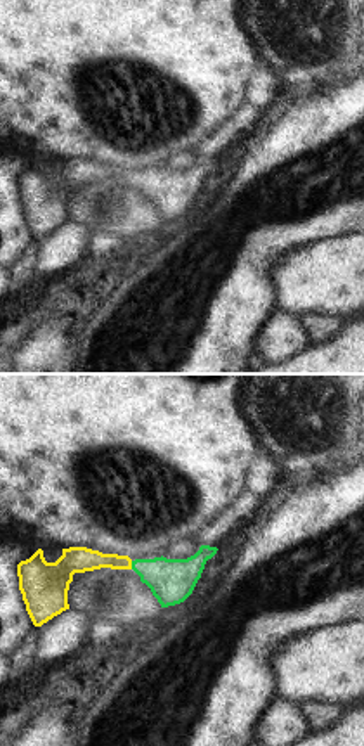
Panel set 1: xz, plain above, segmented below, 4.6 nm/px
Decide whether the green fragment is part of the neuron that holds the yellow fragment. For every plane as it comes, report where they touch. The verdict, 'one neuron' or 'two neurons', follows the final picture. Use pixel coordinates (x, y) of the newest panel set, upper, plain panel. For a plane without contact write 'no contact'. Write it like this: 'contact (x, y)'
contact (130, 177)

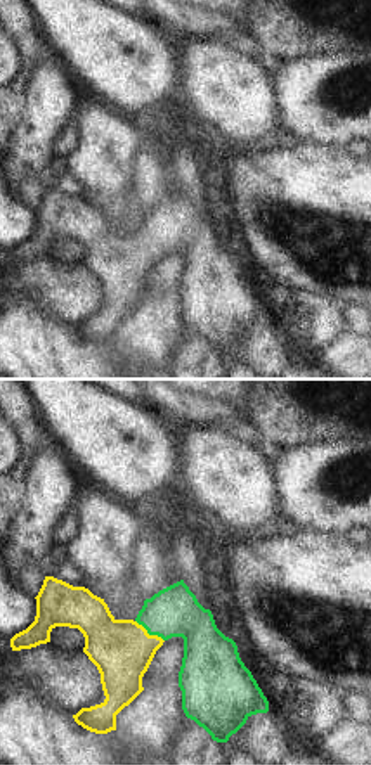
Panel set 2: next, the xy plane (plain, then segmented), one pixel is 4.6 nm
contact (148, 246)

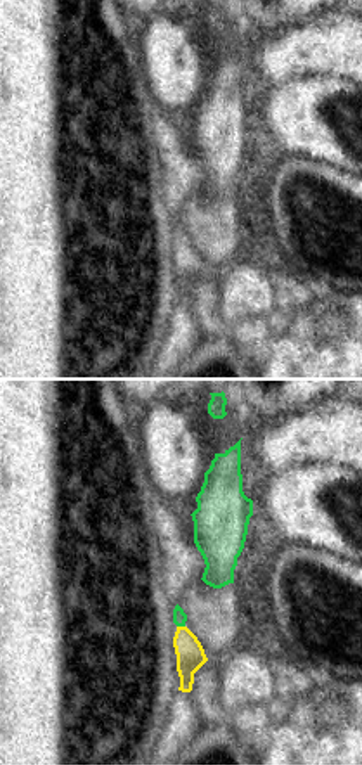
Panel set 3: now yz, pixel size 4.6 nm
contact (180, 239)

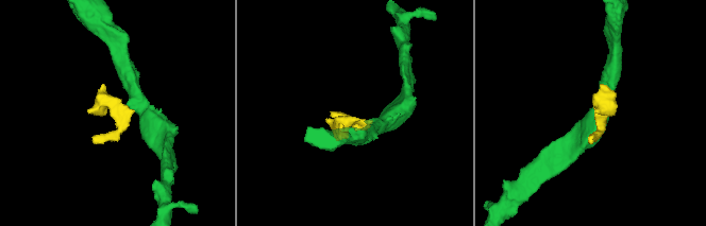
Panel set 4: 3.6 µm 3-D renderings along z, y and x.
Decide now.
one neuron

